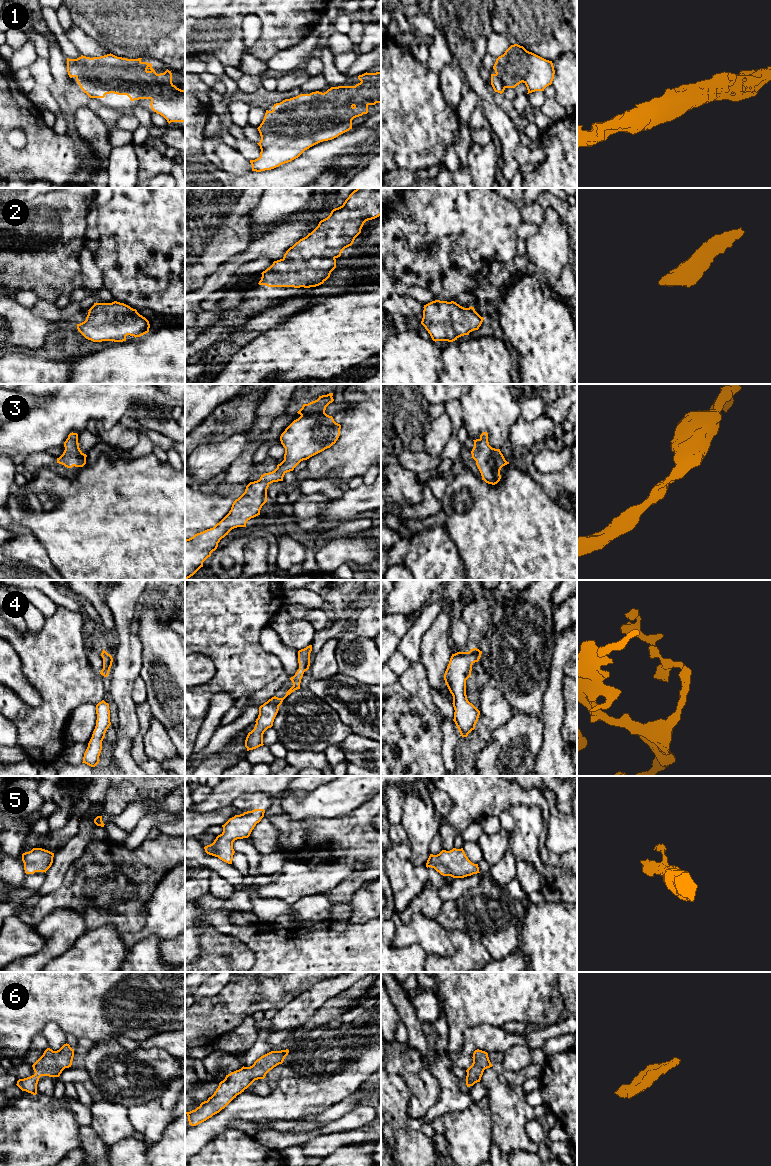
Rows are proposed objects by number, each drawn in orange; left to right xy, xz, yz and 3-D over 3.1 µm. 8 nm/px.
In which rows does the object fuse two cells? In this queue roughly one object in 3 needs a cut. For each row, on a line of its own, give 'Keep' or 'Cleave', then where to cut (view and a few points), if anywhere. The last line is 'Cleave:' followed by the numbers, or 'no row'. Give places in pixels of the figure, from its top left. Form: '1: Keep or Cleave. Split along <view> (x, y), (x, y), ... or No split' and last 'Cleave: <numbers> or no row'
1: Keep. No split
2: Keep. No split
3: Keep. No split
4: Keep. No split
5: Keep. No split
6: Keep. No split
Cleave: no row

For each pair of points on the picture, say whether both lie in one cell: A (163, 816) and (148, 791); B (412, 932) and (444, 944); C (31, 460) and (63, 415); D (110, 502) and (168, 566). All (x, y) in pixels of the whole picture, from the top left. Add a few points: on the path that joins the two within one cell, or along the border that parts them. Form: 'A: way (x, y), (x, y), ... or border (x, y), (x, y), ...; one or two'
A: border (160, 799), (141, 800); two
B: way (420, 932), (428, 933), (436, 941); one
C: border (47, 451), (28, 454); two
D: way (120, 518), (152, 550); one

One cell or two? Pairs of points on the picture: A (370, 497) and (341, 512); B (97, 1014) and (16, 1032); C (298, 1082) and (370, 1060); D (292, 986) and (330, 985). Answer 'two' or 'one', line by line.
A: one
B: one
C: one
D: two

